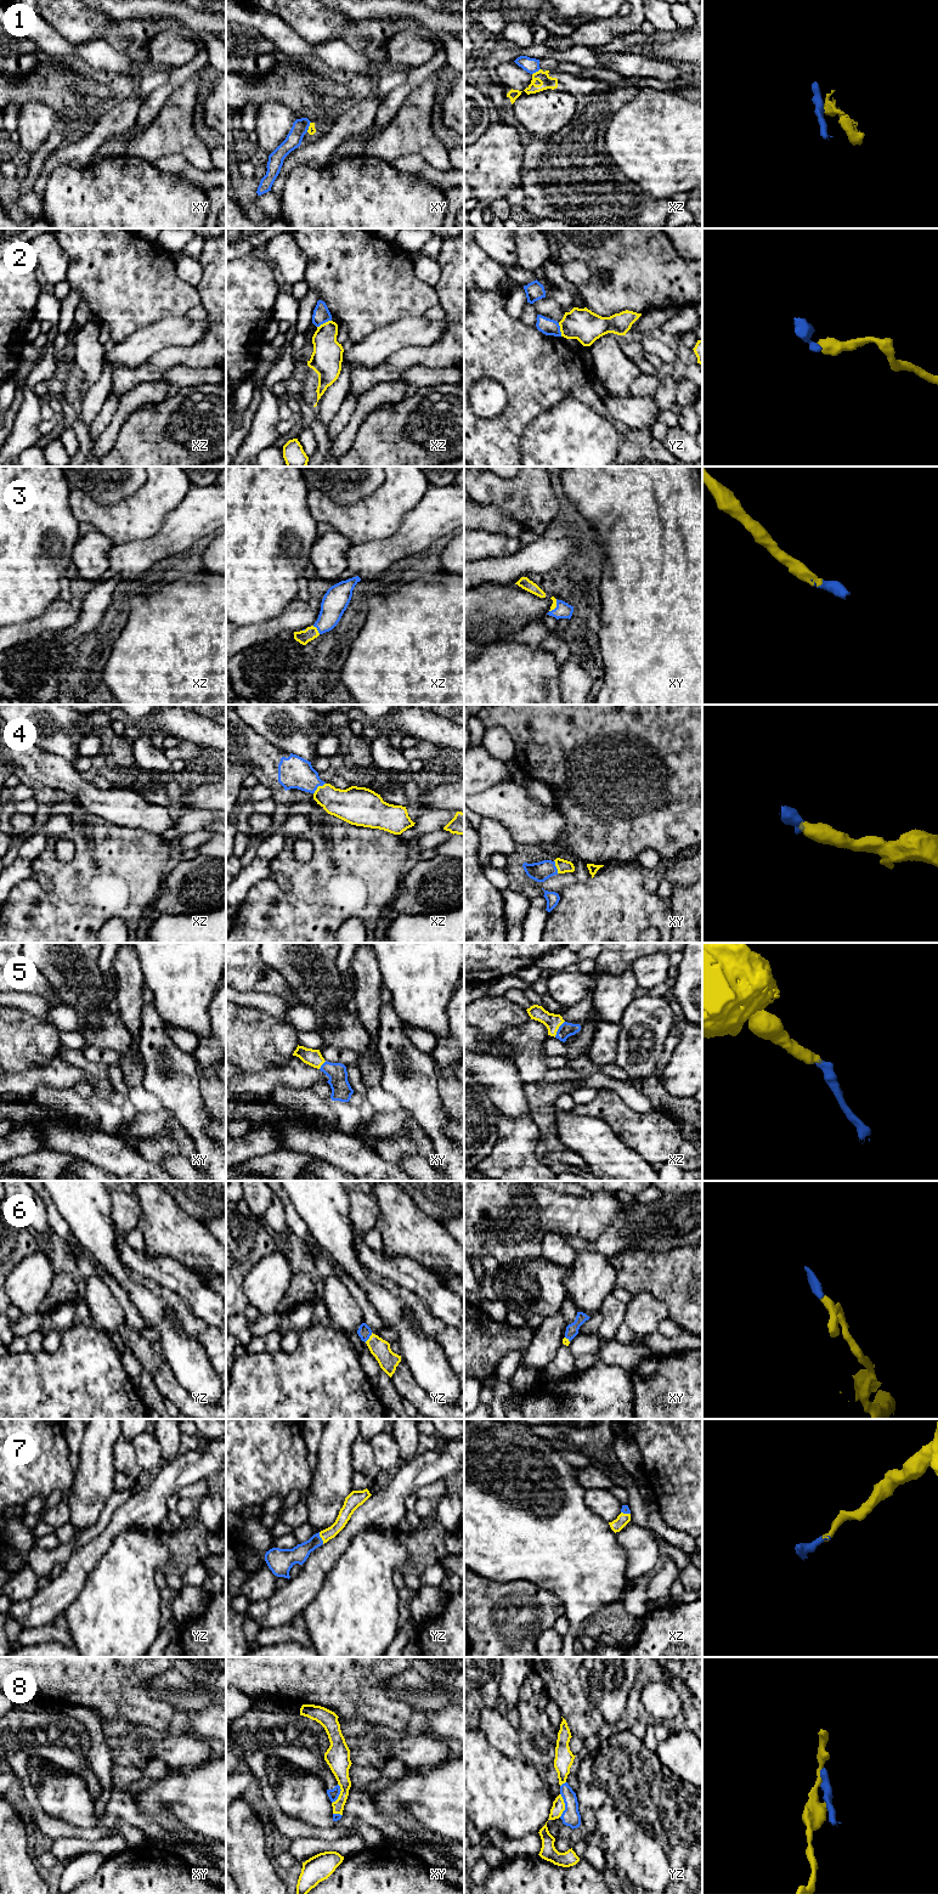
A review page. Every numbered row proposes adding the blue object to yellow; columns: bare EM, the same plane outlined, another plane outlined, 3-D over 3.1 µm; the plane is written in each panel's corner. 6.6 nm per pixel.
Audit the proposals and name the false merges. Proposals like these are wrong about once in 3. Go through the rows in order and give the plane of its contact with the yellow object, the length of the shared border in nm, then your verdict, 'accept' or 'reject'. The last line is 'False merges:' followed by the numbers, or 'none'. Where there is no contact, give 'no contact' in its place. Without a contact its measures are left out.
1: meets yellow in xz; contact 70 nm long; reject
2: meets yellow in xz; contact 110 nm long; reject
3: meets yellow in xz; contact 80 nm long; accept
4: meets yellow in xz; contact 110 nm long; accept
5: meets yellow in xz; contact 130 nm long; accept
6: meets yellow in yz; contact 80 nm long; accept
7: meets yellow in yz; contact 90 nm long; accept
8: meets yellow in yz; contact 160 nm long; reject
False merges: 1, 2, 8

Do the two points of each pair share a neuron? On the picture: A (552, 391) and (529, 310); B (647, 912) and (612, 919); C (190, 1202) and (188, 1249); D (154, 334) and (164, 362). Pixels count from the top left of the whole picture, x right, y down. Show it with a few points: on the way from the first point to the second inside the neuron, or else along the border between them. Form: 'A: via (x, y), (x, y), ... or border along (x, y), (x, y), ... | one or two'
A: border along (519, 318), (527, 324), (535, 326) | two
B: via (638, 912), (621, 912) | one
C: border along (170, 1194), (185, 1211), (201, 1222) | two
D: border along (188, 346), (164, 346), (137, 366) | two

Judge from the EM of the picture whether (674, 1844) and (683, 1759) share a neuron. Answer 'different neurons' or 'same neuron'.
different neurons

